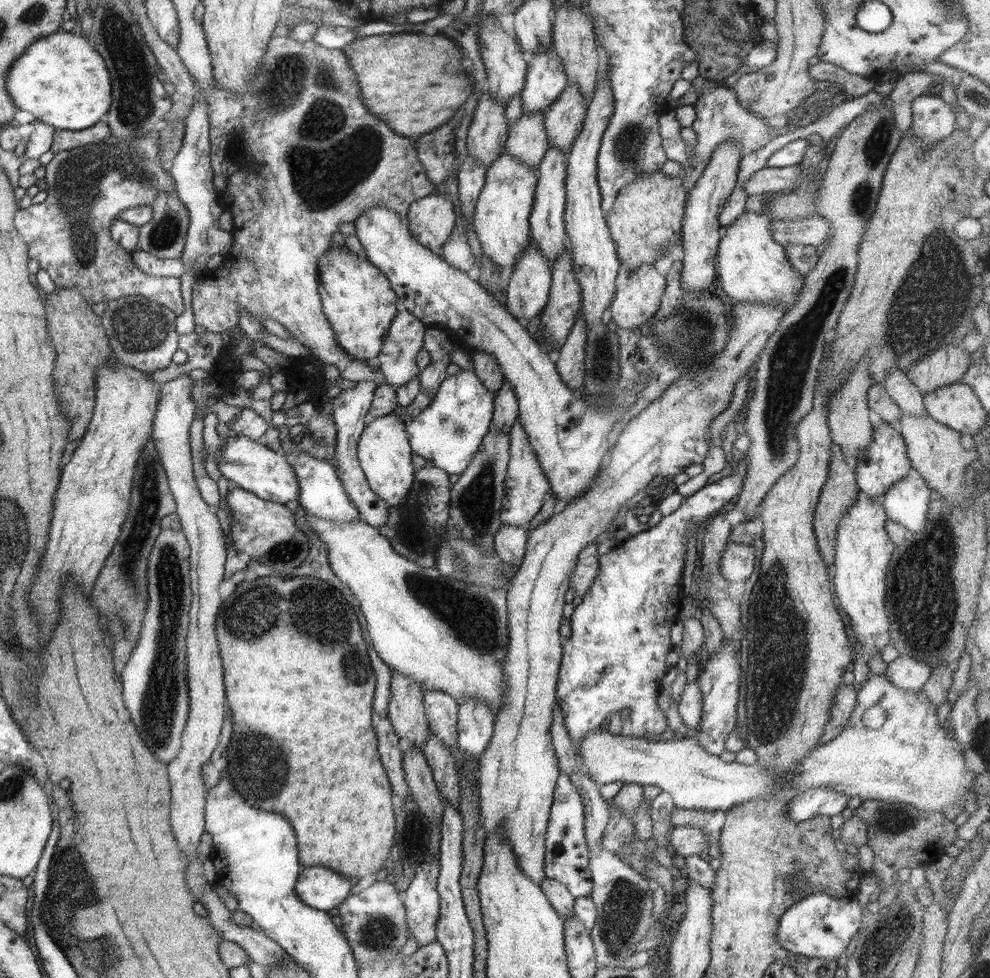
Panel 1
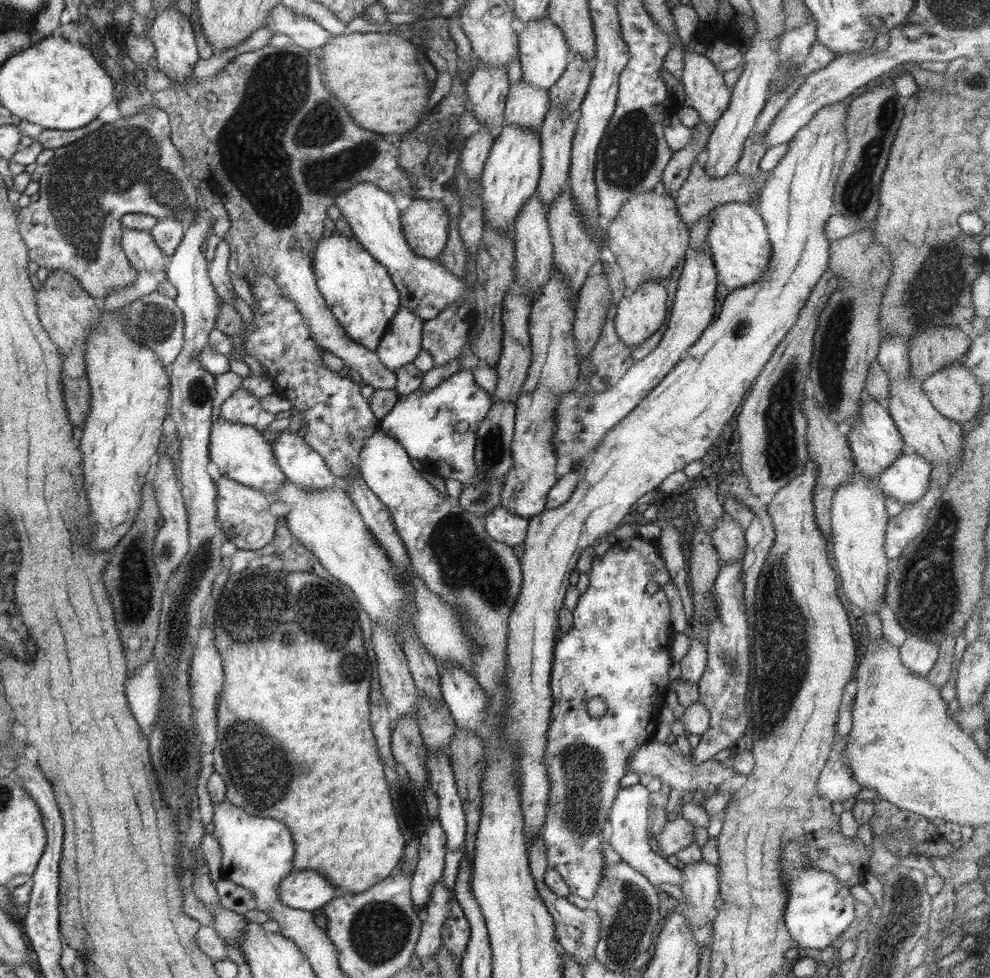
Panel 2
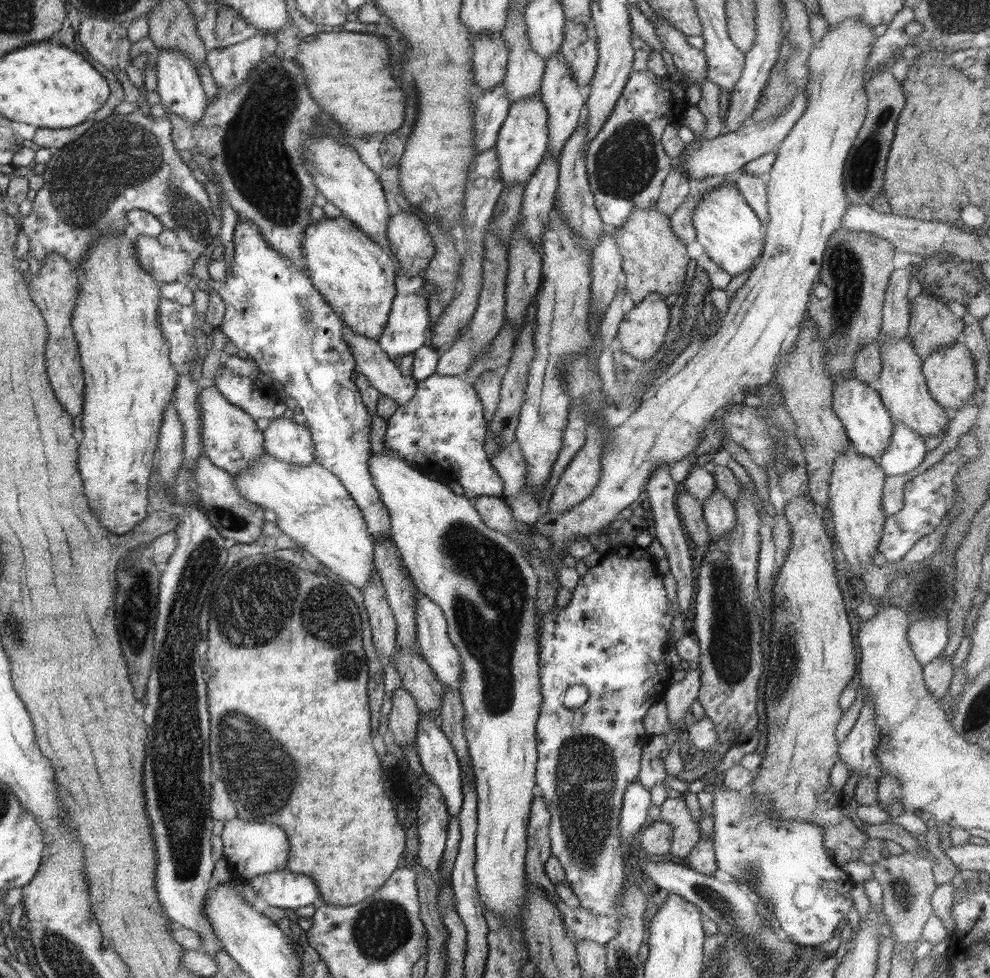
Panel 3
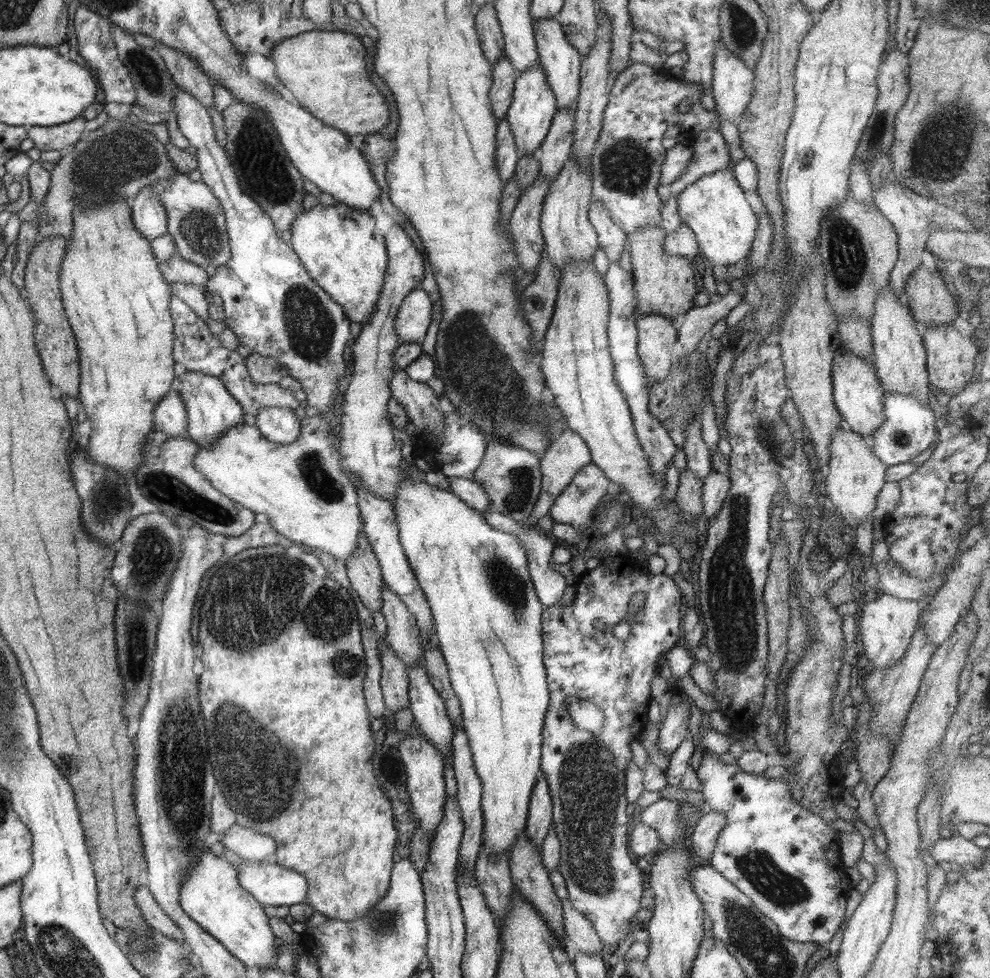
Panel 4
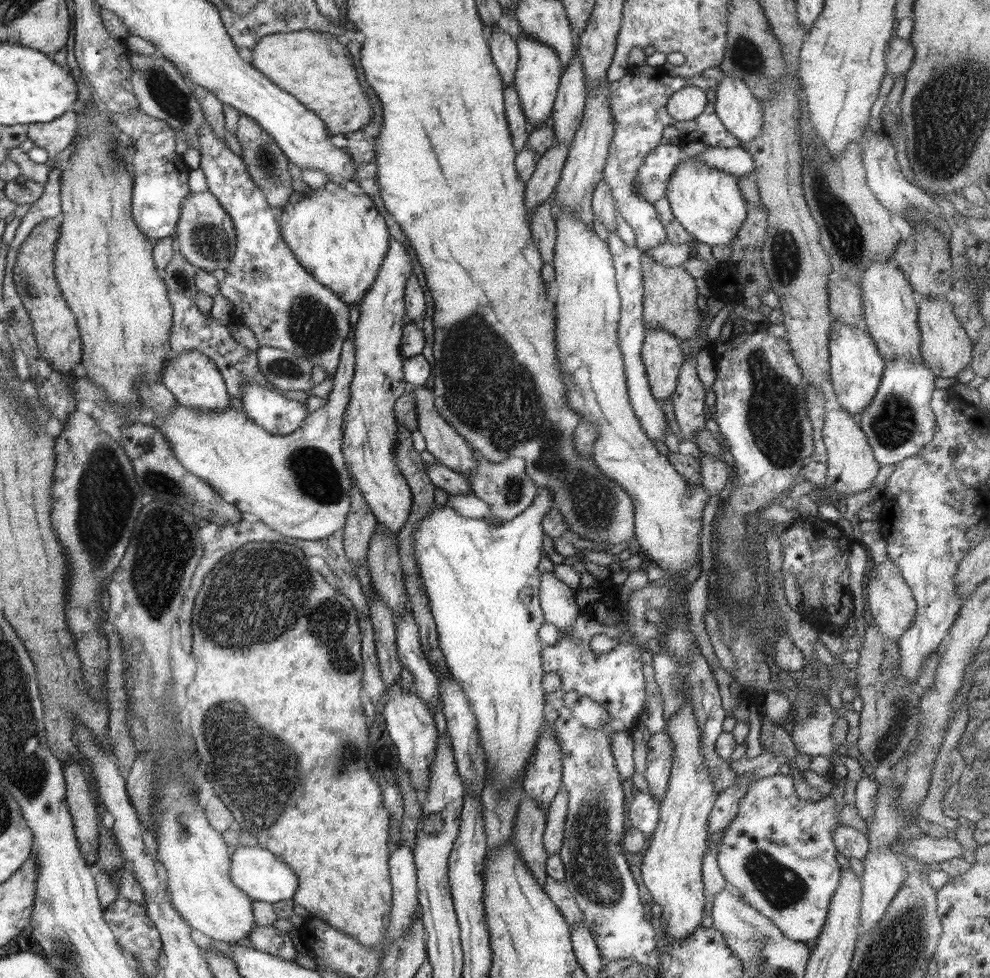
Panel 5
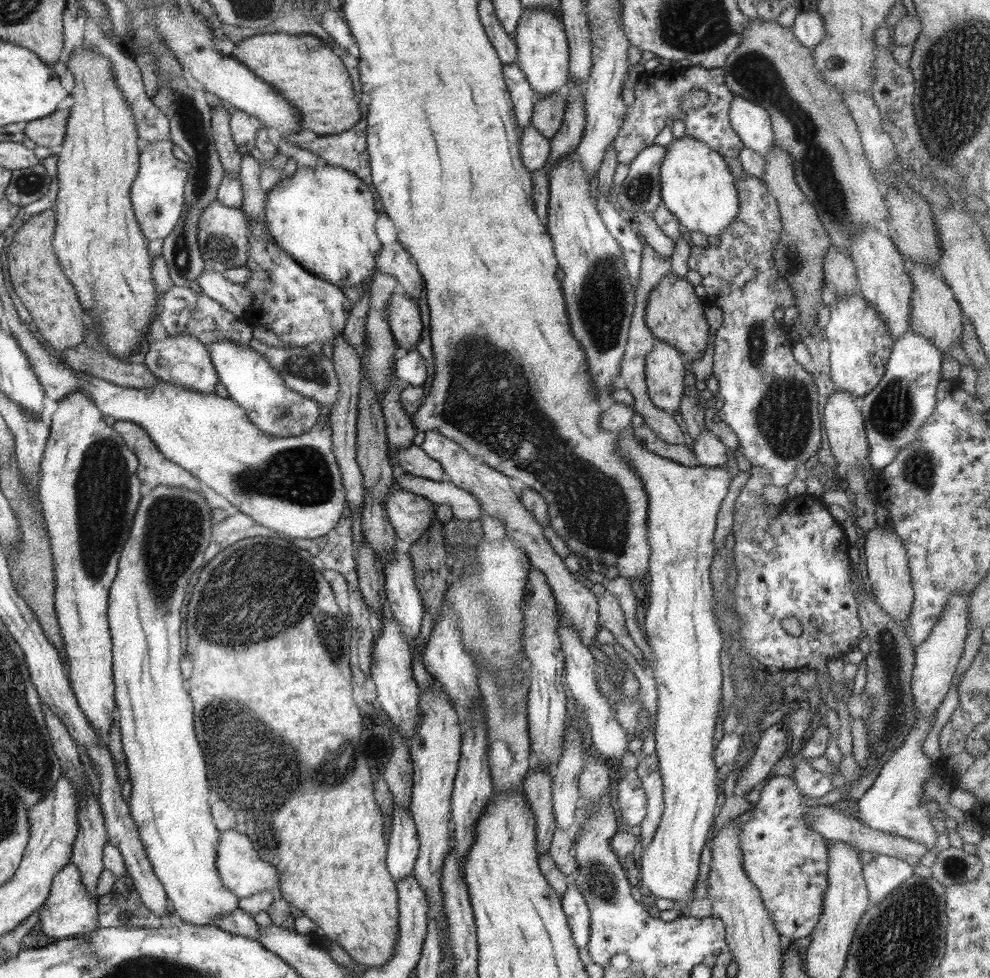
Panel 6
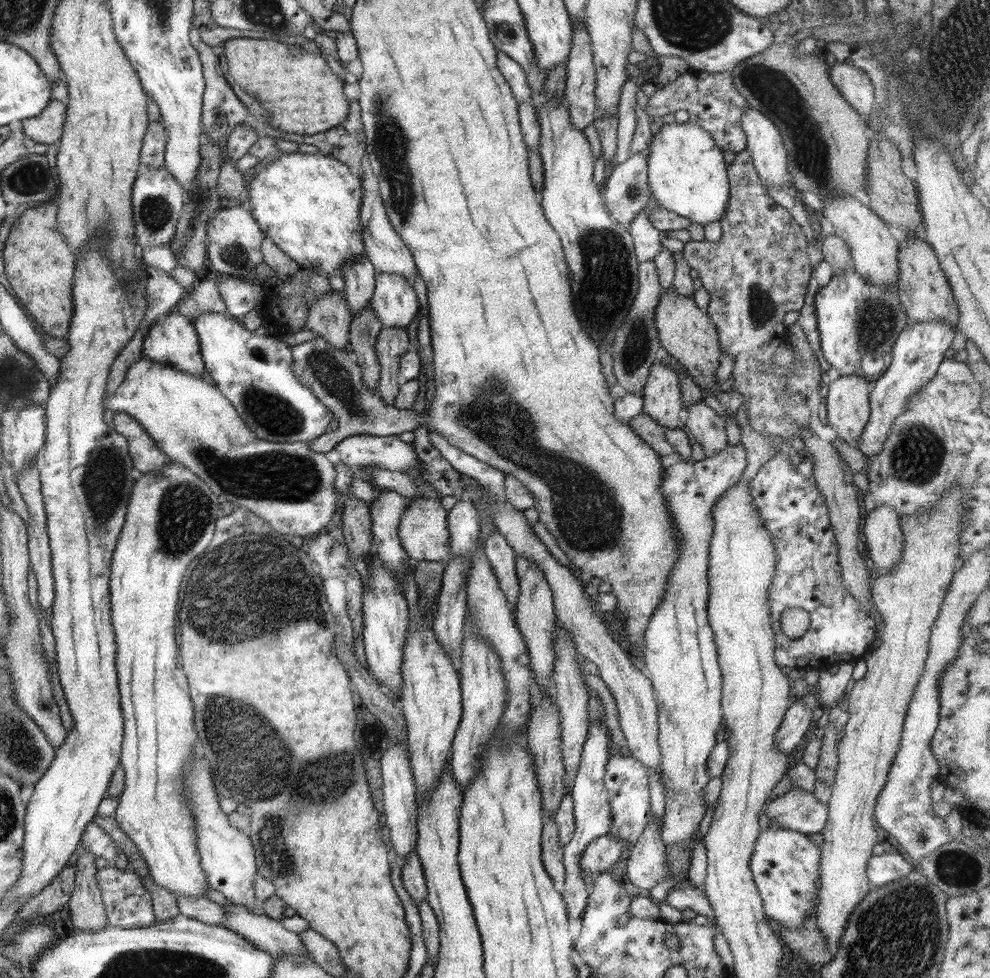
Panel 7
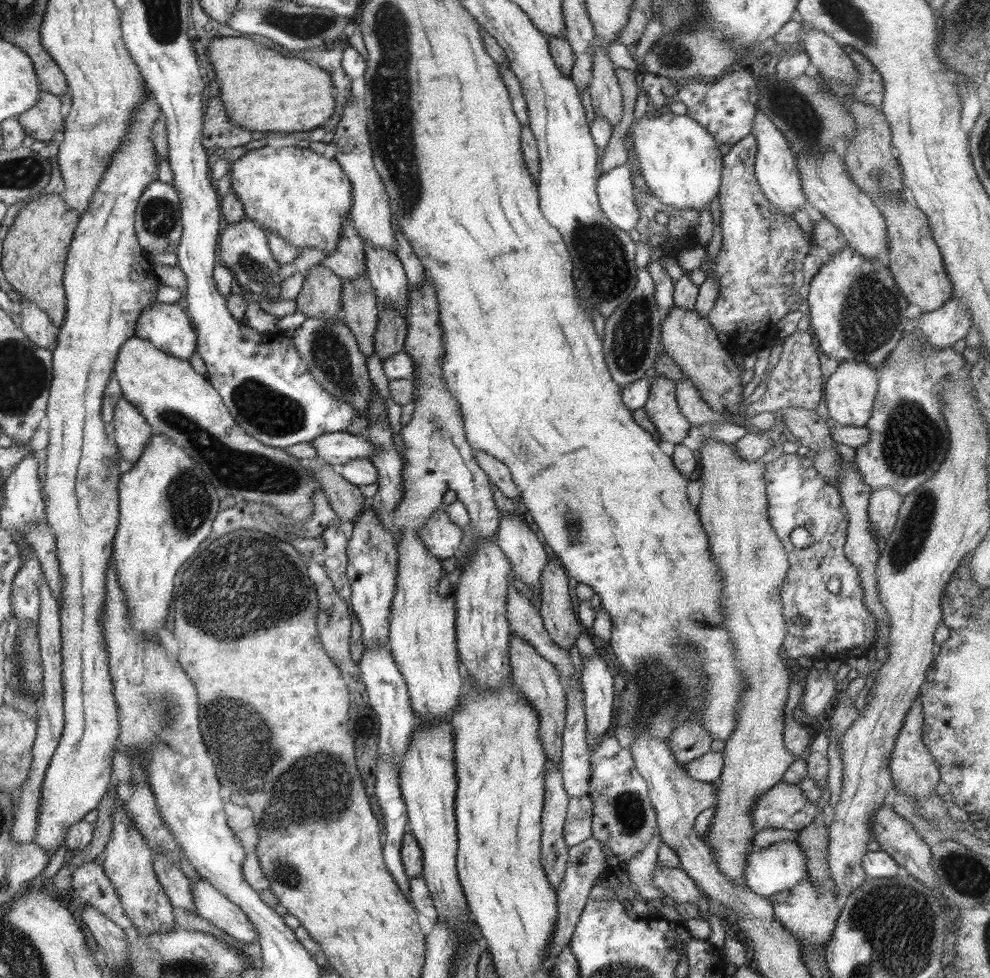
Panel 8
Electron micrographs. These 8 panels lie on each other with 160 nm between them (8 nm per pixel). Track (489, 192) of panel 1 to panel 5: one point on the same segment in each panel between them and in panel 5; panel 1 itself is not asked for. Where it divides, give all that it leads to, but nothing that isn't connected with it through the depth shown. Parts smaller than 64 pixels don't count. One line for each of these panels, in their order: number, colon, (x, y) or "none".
2: (512, 171)
3: (522, 143)
4: (534, 104)
5: (539, 69)

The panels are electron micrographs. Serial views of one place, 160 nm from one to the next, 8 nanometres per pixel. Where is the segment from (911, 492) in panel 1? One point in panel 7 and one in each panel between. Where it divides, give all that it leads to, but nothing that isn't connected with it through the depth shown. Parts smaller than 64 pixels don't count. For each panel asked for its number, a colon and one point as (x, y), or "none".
2: (907, 479)
3: (906, 450)
4: (909, 428)
5: (899, 421)
6: (894, 410)
7: (920, 348)

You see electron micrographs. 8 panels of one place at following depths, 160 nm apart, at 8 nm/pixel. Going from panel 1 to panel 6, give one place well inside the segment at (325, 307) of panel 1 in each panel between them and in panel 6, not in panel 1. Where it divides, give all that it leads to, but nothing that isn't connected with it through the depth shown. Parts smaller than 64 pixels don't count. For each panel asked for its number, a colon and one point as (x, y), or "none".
2: (357, 289)
3: (356, 276)
4: (340, 247)
5: (340, 238)
6: (324, 217)

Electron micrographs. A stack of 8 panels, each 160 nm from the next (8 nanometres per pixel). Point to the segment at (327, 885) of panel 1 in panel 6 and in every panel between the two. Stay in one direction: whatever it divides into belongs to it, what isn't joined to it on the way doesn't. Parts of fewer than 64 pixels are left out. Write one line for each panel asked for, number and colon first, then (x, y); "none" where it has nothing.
2: (308, 890)
3: (285, 889)
4: (270, 884)
5: (260, 874)
6: (241, 871)

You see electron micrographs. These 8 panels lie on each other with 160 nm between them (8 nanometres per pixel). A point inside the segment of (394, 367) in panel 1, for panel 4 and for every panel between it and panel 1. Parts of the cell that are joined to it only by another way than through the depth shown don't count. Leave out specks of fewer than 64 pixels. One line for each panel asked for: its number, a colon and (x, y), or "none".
2: (401, 344)
3: (406, 331)
4: (414, 315)

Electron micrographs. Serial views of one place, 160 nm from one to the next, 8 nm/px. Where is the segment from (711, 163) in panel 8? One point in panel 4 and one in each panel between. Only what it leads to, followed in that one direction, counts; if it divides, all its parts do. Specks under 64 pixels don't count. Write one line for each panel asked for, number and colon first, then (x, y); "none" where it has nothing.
4: (714, 207)
5: (706, 201)
6: (696, 186)
7: (687, 174)

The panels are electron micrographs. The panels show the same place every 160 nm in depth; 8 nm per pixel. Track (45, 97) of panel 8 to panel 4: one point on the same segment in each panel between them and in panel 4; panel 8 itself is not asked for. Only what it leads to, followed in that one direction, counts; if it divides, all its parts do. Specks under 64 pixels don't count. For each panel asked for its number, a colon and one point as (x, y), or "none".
4: (61, 137)
5: (55, 136)
6: (49, 131)
7: (46, 128)

